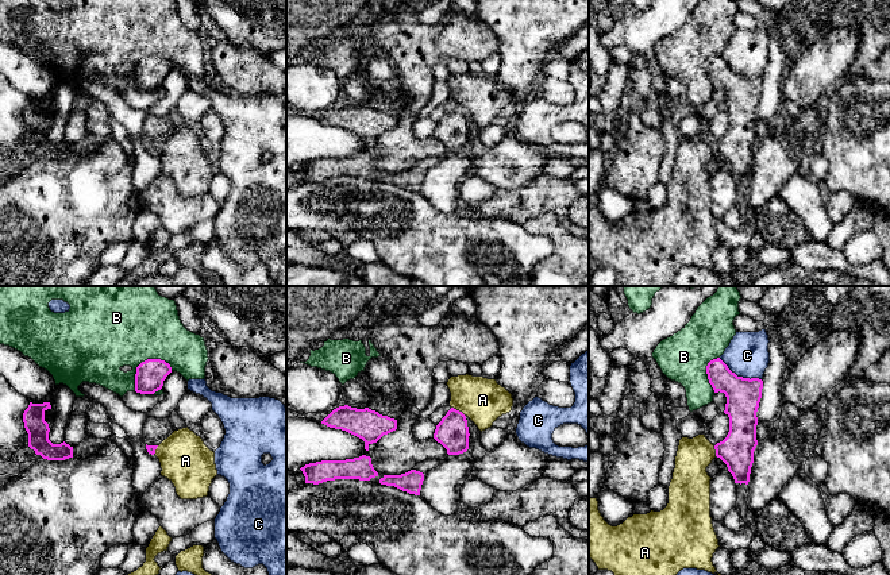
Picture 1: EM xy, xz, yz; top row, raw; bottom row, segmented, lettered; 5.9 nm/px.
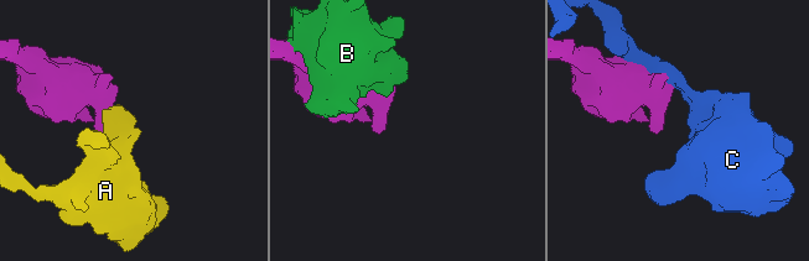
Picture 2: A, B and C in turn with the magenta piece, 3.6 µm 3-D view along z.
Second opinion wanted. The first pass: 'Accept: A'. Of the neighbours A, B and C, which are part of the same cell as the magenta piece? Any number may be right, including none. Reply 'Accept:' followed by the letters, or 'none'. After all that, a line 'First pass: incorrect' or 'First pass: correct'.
Accept: none
First pass: incorrect

